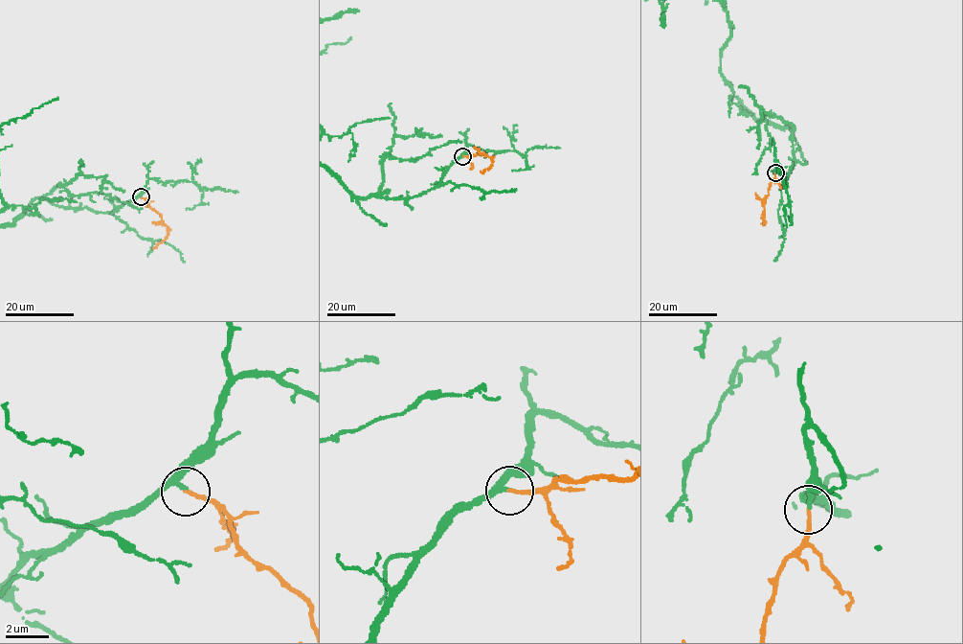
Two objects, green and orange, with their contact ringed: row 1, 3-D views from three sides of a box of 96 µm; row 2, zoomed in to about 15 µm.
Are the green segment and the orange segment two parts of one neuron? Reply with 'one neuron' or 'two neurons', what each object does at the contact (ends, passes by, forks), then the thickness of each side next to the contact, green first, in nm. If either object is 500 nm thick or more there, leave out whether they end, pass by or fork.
one neuron | green passes by | orange ends | 240/160 nm

